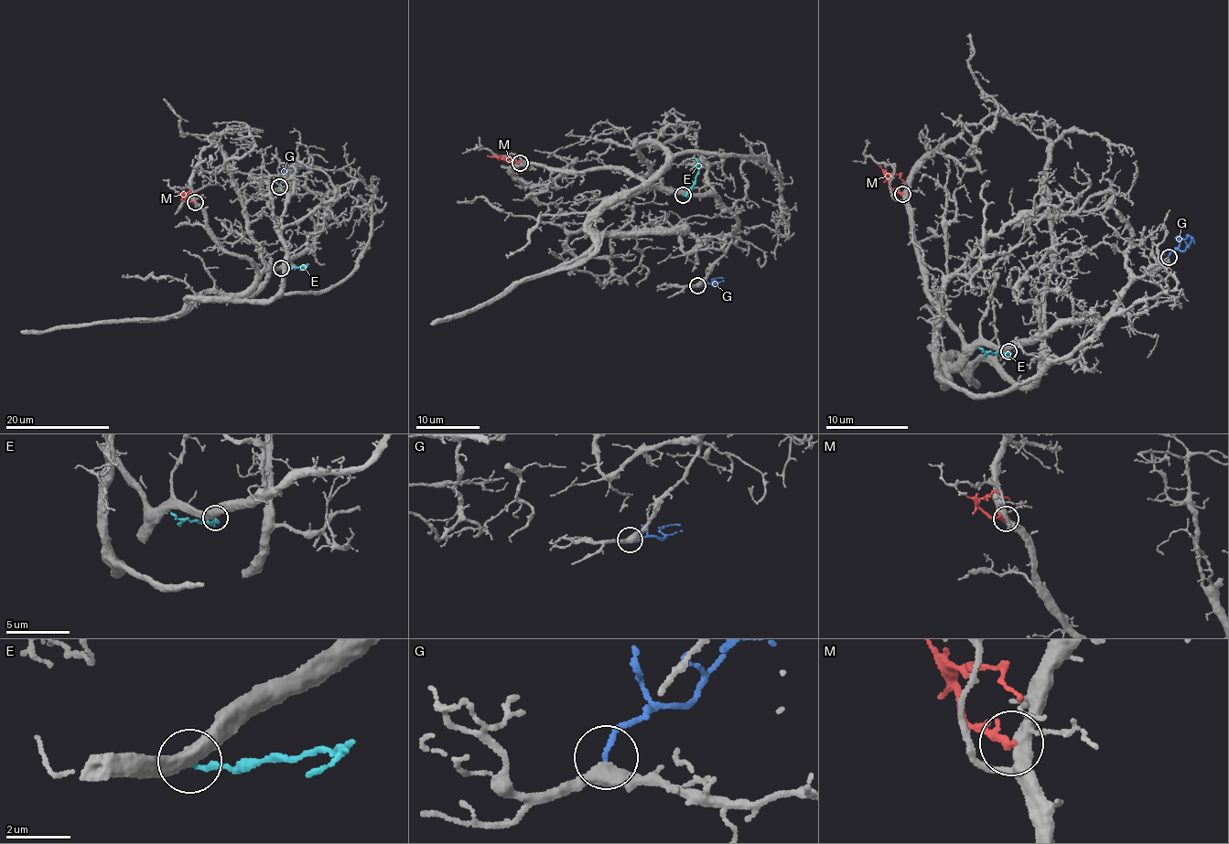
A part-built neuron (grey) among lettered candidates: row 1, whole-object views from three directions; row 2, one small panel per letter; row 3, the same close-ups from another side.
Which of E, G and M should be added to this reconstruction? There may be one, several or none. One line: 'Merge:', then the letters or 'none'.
Merge: G

